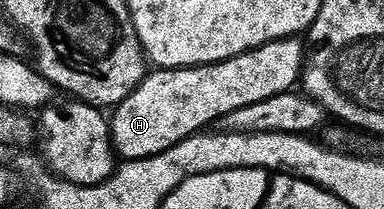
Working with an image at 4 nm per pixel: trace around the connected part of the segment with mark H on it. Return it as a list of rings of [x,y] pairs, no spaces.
[[[282,37],[280,41],[272,41],[258,49],[247,51],[238,57],[220,61],[214,65],[196,65],[190,69],[157,69],[141,80],[131,95],[123,99],[111,113],[109,136],[118,158],[126,162],[145,161],[149,157],[157,157],[165,153],[188,137],[196,137],[202,131],[208,130],[212,121],[220,117],[232,118],[235,111],[251,107],[255,103],[263,103],[280,93],[290,92],[293,85],[303,77],[307,45],[297,37]]]

